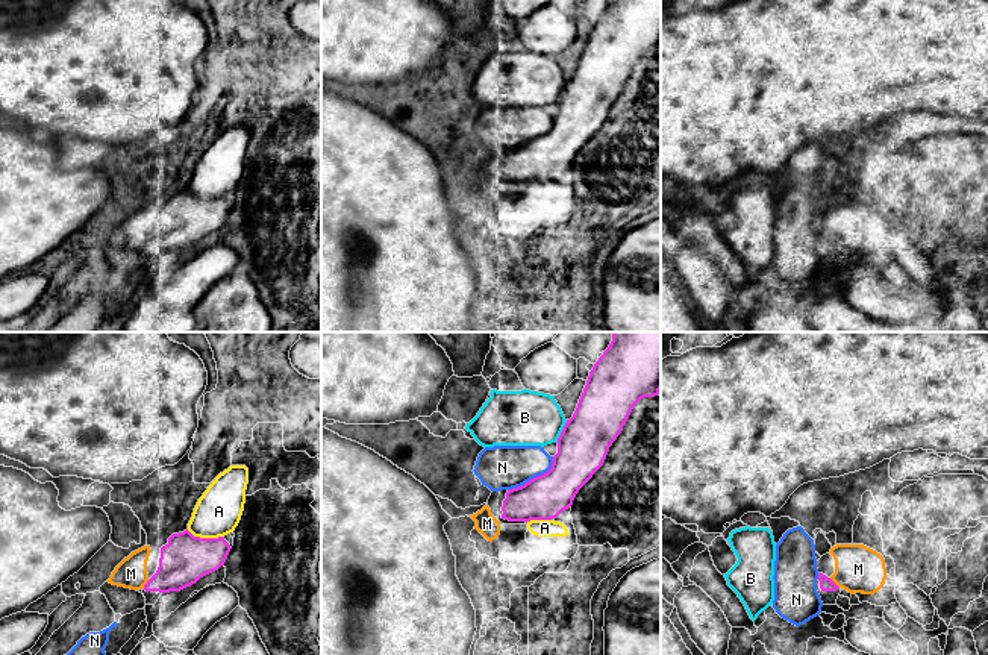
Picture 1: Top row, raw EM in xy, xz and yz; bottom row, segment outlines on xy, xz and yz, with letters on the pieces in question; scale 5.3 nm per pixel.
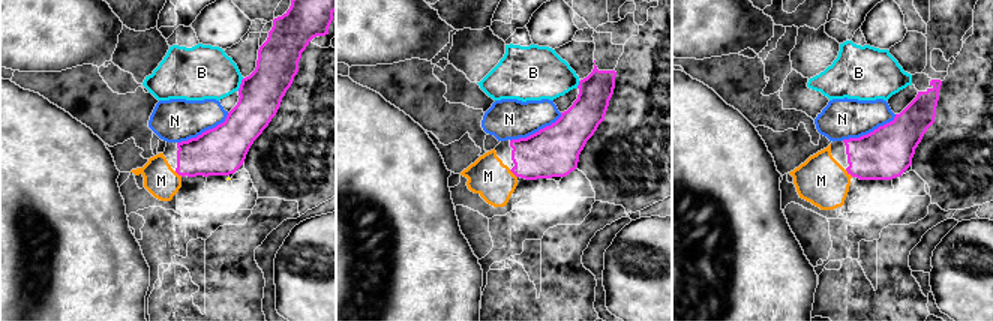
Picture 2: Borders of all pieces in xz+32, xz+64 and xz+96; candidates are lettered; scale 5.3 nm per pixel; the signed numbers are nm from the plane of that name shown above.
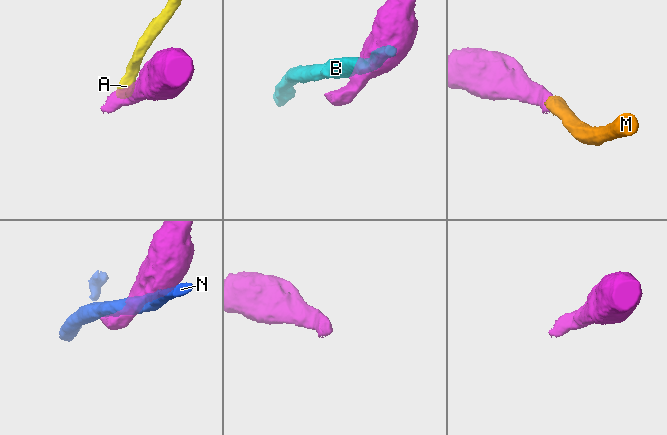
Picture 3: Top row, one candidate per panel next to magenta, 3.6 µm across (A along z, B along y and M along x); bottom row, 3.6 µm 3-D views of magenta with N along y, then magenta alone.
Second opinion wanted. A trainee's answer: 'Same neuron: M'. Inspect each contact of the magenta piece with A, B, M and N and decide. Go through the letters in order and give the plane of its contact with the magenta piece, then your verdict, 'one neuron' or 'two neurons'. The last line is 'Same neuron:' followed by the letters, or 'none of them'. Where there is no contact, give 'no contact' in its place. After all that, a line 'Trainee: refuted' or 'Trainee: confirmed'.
A: meets magenta in xy; two neurons
B: meets magenta in xz; two neurons
M: meets magenta in yz; one neuron
N: meets magenta in xz; two neurons
Same neuron: M
Trainee: confirmed

